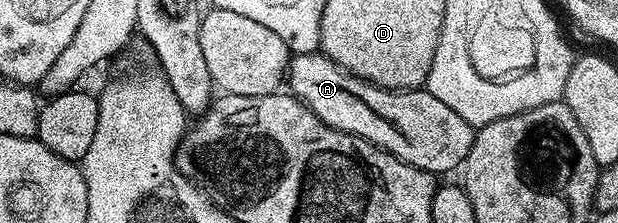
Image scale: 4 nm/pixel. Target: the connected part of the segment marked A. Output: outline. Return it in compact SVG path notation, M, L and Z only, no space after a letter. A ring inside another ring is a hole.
M322 53L294 56L291 66L287 68L286 82L289 84L290 94L299 99L317 117L321 117L325 125L368 139L373 145L390 151L392 155L417 169L440 173L439 171L451 171L454 167L455 170L462 168L465 157L475 140L473 128L464 119L457 117L457 113L453 113L453 109L449 109L445 101L437 101L433 93L425 89L390 91L384 87L378 87L349 74L341 65L337 65L329 56Z

